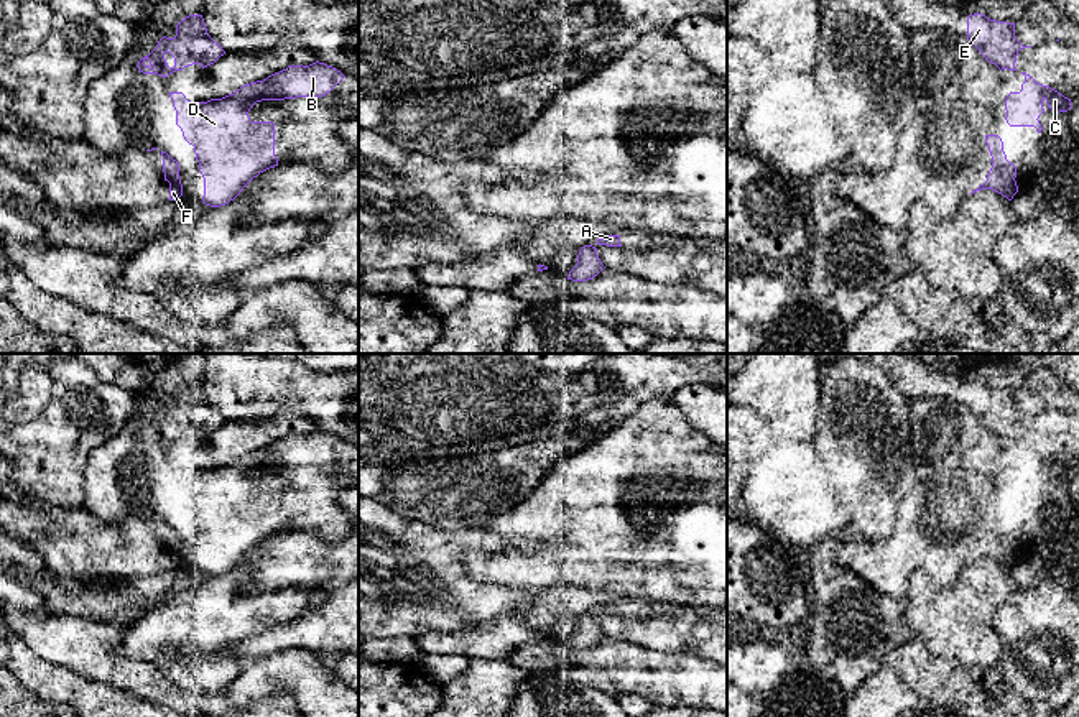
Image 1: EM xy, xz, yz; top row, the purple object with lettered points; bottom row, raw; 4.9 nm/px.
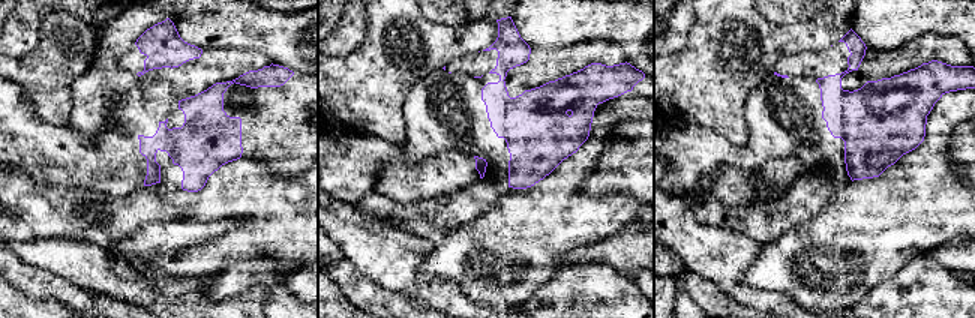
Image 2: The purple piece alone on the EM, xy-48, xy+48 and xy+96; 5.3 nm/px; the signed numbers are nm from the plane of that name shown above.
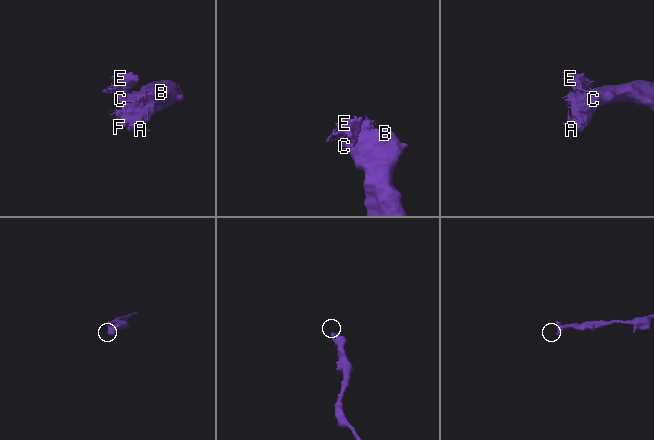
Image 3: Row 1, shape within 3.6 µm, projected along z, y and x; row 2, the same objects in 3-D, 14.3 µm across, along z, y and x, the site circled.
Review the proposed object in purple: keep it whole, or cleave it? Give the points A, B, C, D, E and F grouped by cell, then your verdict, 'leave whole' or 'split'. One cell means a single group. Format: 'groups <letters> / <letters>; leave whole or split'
groups A B C D E F; leave whole

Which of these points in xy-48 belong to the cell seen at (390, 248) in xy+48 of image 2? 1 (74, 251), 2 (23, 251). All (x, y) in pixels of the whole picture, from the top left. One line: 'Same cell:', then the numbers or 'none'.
Same cell: 1, 2

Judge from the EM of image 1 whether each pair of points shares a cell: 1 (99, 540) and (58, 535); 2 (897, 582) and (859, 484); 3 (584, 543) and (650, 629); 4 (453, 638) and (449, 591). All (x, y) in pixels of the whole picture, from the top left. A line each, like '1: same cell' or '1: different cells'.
1: same cell
2: different cells
3: different cells
4: different cells

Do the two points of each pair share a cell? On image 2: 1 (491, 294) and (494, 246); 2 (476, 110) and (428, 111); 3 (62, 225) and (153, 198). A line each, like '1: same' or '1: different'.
1: same
2: same
3: same

